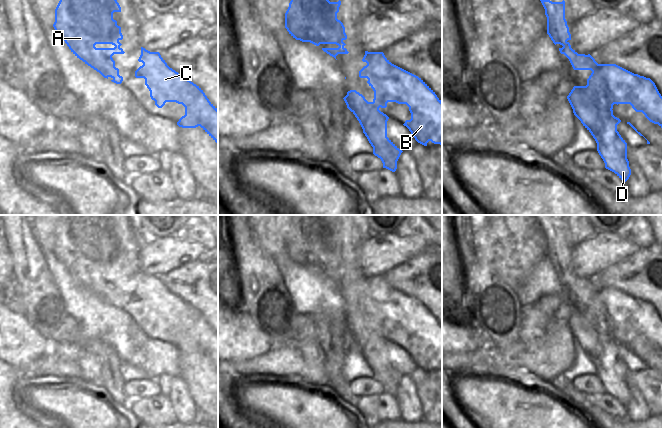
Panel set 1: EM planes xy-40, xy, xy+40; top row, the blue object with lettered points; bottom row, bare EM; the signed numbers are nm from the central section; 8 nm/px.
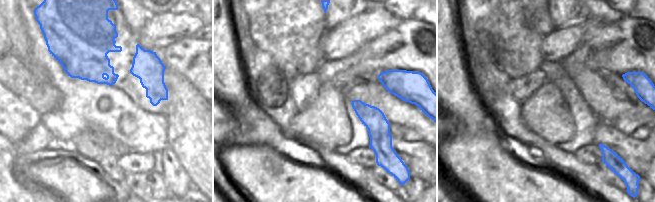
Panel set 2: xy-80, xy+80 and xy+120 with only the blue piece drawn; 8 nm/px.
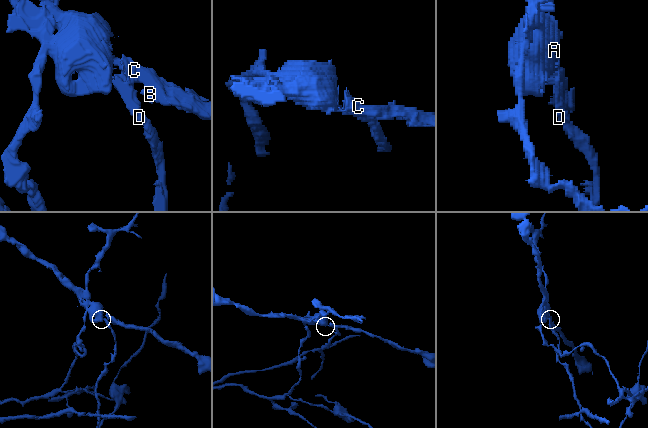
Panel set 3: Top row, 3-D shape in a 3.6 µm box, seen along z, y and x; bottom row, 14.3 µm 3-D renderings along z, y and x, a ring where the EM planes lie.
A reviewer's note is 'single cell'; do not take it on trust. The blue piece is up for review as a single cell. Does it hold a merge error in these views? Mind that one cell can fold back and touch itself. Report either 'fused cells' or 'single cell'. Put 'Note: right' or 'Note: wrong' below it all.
fused cells
Note: wrong

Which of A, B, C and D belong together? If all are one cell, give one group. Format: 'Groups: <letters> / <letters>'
Groups: A B C / D.

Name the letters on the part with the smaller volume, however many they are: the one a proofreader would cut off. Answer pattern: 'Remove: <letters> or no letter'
Remove: D

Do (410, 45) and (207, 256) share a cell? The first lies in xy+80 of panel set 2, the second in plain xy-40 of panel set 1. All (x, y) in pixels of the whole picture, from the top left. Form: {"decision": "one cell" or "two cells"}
{"decision": "two cells"}

